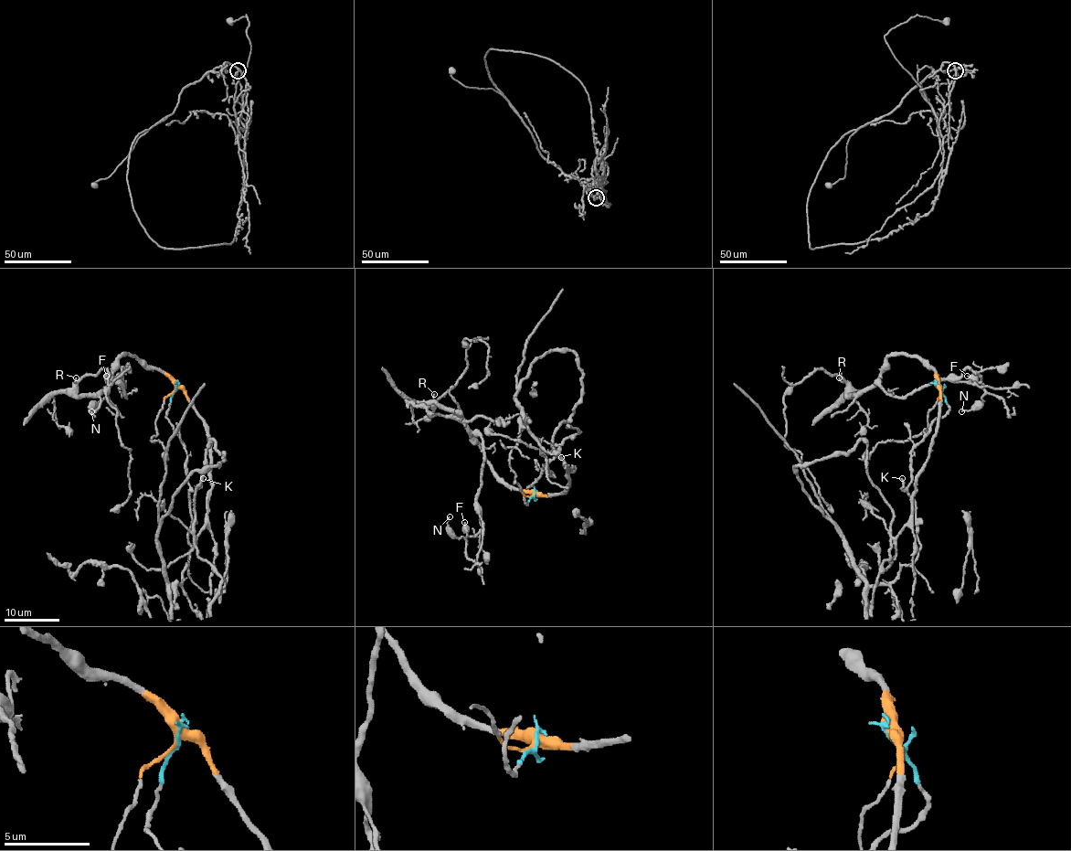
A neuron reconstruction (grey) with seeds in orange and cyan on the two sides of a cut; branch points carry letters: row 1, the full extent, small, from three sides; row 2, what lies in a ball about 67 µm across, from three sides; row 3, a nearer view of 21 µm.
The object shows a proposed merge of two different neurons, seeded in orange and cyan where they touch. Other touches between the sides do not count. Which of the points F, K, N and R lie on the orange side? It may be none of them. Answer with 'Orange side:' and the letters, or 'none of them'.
Orange side: F, N, R

